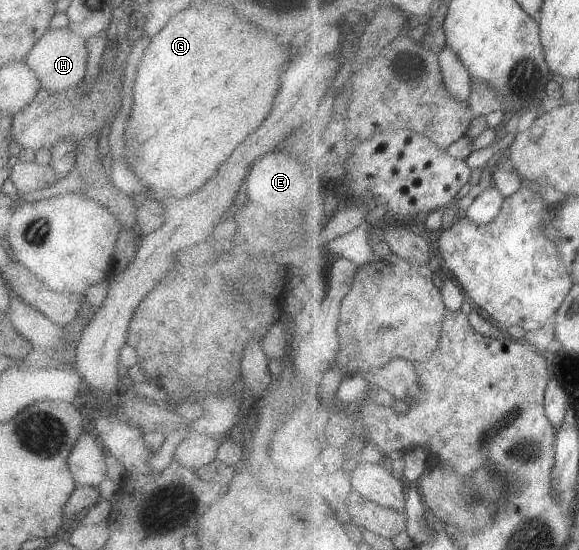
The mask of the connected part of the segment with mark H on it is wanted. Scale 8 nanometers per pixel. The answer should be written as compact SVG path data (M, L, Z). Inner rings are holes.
M67 26L49 28L28 51L25 57L27 67L36 73L40 87L48 92L60 92L79 84L86 71L86 49L84 39Z

